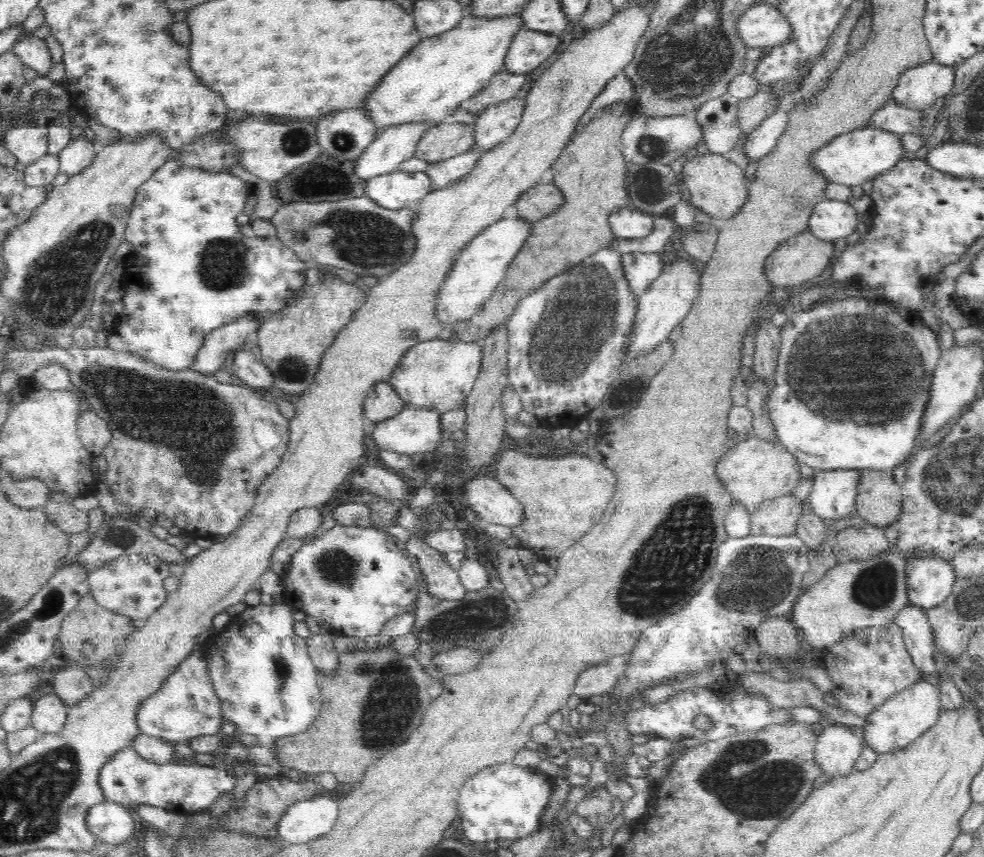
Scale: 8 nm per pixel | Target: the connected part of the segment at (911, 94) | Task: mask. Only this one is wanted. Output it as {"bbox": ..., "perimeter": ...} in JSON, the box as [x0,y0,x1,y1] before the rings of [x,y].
{"bbox":[889,60,955,111],"perimeter":[[[932,60],[906,70],[889,100],[905,108],[924,111],[937,98],[949,96],[954,84],[955,68]]]}

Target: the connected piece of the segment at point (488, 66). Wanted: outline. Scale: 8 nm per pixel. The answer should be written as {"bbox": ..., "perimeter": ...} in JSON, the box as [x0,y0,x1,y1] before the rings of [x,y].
{"bbox":[362,13,524,132],"perimeter":[[[520,13],[502,15],[499,17],[470,17],[464,16],[458,24],[442,34],[422,40],[400,64],[384,76],[383,82],[370,94],[364,102],[362,110],[366,110],[371,120],[377,125],[379,132],[385,128],[398,126],[398,124],[410,124],[410,122],[426,122],[435,124],[452,119],[460,103],[476,96],[484,88],[488,87],[490,80],[504,70],[505,57],[511,48],[512,38],[518,34],[518,30],[524,28],[524,21]]]}

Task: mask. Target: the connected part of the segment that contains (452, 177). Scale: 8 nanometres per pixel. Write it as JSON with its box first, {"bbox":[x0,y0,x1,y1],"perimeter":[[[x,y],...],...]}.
{"bbox":[425,148,482,190],"perimeter":[[[472,148],[458,156],[429,163],[425,173],[430,177],[432,190],[447,188],[462,176],[470,174],[482,155],[478,148]]]}

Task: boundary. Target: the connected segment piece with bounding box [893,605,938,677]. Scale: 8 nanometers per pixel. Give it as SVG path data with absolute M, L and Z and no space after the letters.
M909 605L898 612L893 621L902 631L907 651L913 664L924 677L938 675L934 661L934 637L926 610Z

